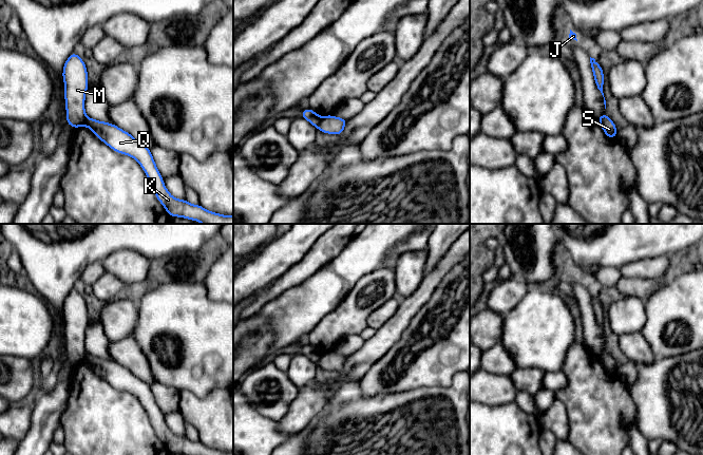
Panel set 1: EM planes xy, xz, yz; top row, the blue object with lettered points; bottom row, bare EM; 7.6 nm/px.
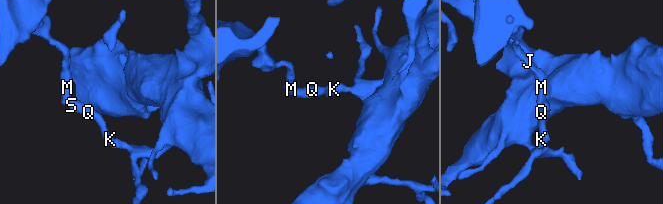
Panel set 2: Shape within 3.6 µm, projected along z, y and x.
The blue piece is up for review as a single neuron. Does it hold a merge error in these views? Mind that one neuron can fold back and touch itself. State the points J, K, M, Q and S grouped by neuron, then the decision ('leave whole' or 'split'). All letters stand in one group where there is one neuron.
J M / K Q S | split

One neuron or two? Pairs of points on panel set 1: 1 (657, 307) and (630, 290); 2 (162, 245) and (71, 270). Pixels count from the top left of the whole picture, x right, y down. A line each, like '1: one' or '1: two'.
1: two
2: one

